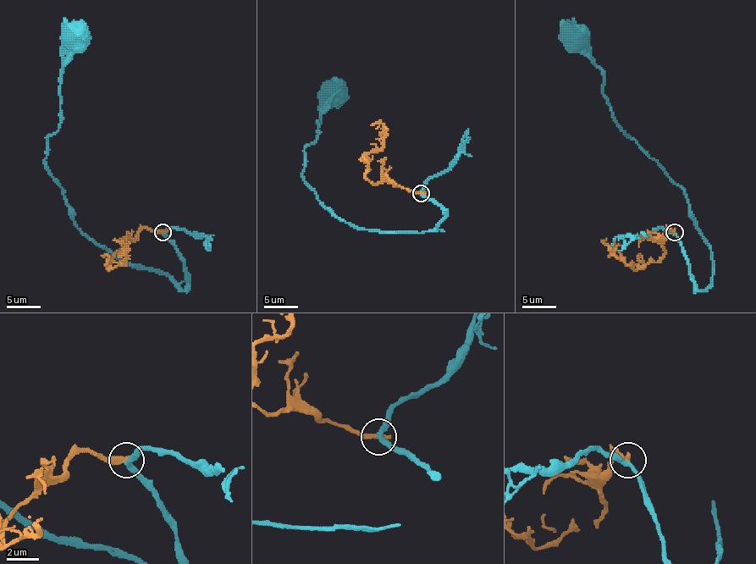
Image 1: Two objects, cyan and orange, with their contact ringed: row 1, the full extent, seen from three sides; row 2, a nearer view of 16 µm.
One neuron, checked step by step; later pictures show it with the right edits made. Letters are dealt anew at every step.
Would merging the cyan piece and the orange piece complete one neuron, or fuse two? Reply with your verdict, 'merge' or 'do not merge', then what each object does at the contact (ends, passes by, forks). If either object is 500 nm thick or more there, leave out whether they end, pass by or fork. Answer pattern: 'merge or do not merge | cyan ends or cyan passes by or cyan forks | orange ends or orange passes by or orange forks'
do not merge | cyan passes by | orange ends

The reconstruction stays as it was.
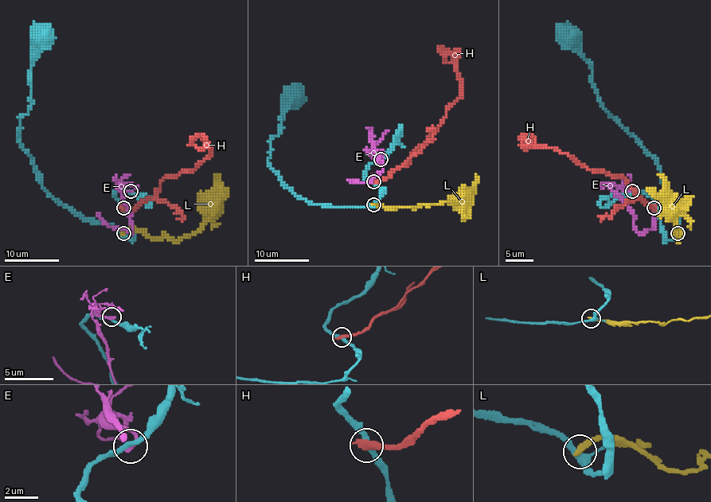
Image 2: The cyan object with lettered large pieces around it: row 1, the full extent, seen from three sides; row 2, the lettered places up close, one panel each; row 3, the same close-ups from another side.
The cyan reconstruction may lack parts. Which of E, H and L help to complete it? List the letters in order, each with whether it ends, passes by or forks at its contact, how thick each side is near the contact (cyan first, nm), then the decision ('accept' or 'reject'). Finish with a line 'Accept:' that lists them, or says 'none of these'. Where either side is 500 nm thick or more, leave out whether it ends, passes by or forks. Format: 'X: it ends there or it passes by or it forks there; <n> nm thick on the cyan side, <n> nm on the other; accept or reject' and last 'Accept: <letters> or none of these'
E: it ends there; 280 nm thick on the cyan side, 280 nm on the other; reject
H: it ends there; 320 nm thick on the cyan side, 460 nm on the other; reject
L: it ends there; 280 nm thick on the cyan side, 280 nm on the other; reject
Accept: none of these

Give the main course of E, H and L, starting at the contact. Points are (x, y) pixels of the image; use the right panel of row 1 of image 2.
E: (632, 190), (620, 188), (616, 194), (630, 209), (638, 232), (654, 227), (651, 213)
H: (654, 208), (650, 208), (622, 177), (590, 169), (553, 148), (542, 145), (525, 148), (529, 137), (521, 134)
L: (677, 232), (679, 228), (679, 241), (666, 180), (658, 173)

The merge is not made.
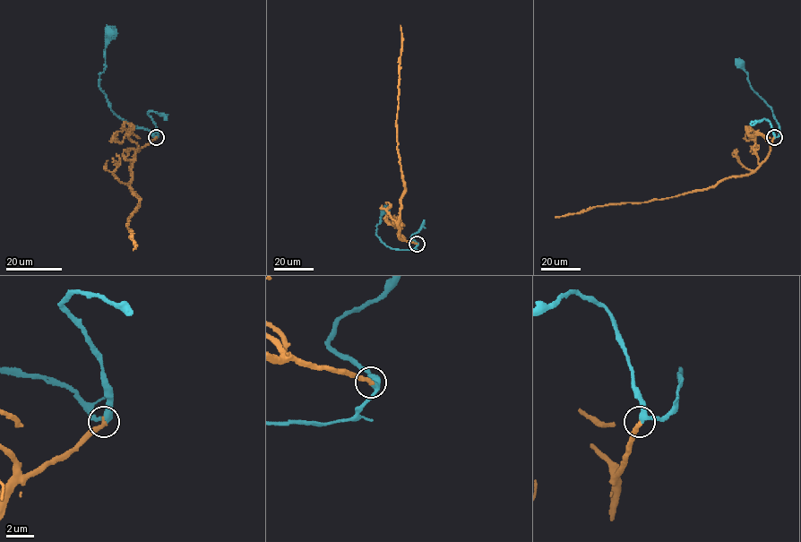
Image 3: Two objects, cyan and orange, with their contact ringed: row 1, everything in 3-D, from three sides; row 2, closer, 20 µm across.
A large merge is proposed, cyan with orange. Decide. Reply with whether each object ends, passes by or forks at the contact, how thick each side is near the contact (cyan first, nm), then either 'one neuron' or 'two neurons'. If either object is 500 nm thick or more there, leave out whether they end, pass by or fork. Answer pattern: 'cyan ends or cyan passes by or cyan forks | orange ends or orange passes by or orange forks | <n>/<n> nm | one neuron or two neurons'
cyan passes by | orange ends | 340/320 nm | one neuron

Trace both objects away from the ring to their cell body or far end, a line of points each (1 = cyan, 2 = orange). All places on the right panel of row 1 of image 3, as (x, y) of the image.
1: (774, 137), (779, 131), (771, 109), (753, 90), (747, 73), (739, 64)
2: (774, 137), (768, 157), (748, 174), (733, 176), (706, 189), (664, 199), (600, 205), (555, 217)

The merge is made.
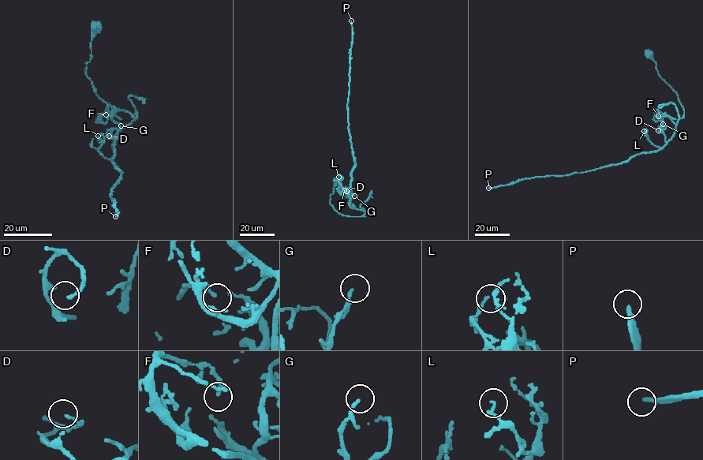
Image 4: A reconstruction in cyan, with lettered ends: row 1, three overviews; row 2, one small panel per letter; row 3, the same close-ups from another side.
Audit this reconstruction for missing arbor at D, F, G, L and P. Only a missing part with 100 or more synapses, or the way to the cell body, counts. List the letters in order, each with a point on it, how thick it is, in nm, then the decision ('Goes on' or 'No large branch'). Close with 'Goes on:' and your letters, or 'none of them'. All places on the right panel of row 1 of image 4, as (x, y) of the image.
D: Place: (658, 130). Thickness 120 nm. No large branch
F: Place: (658, 116). Thickness 160 nm. No large branch
G: Place: (663, 124). Thickness 150 nm. No large branch
L: Place: (644, 131). Thickness 140 nm. No large branch
P: Place: (488, 188). Thickness 240 nm. Goes on
Goes on: P

